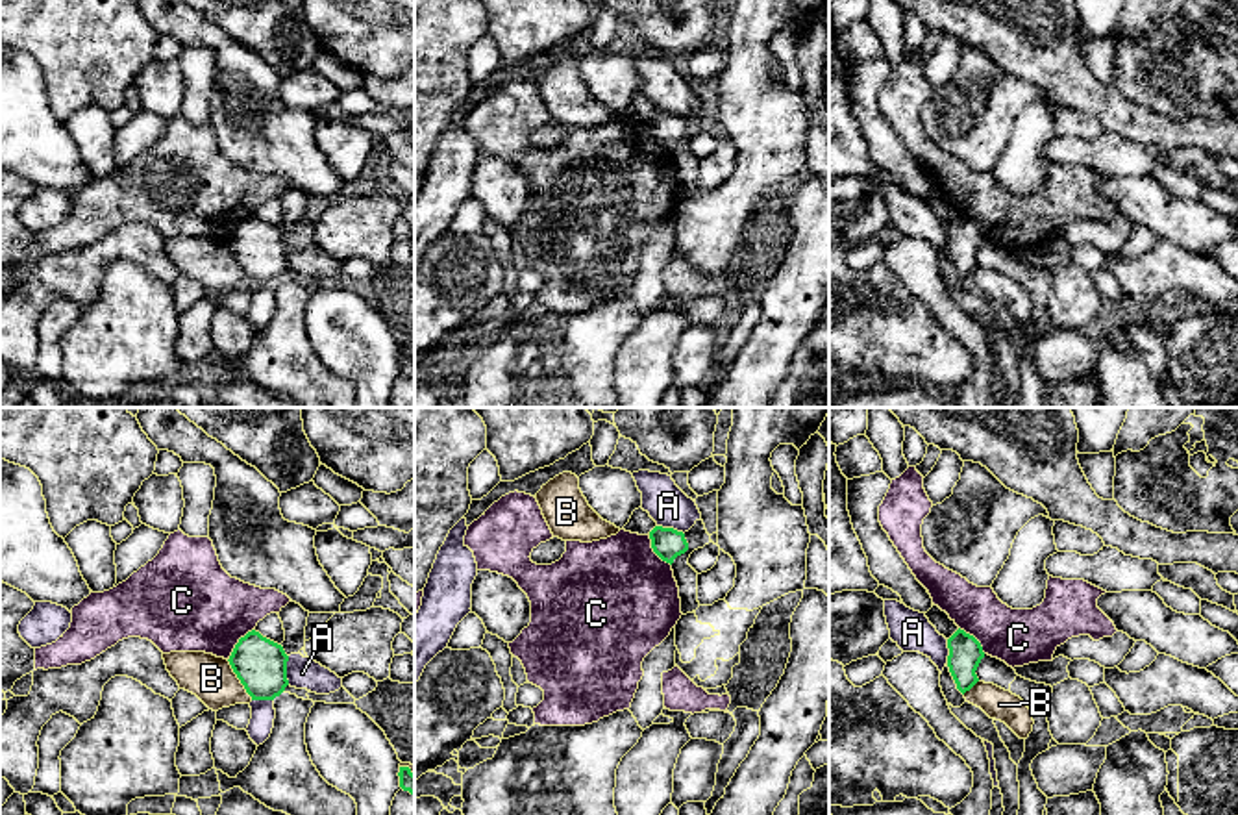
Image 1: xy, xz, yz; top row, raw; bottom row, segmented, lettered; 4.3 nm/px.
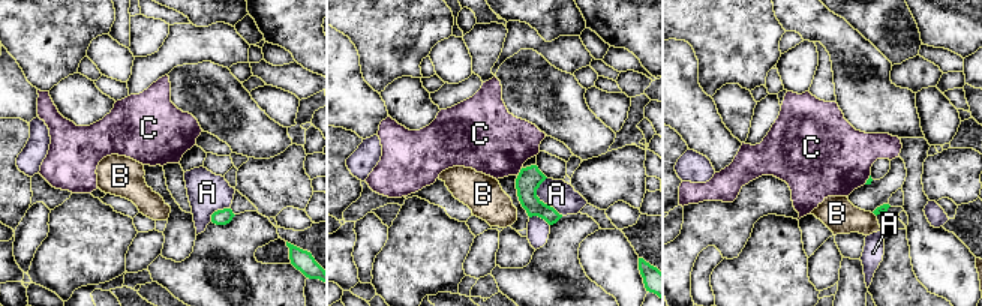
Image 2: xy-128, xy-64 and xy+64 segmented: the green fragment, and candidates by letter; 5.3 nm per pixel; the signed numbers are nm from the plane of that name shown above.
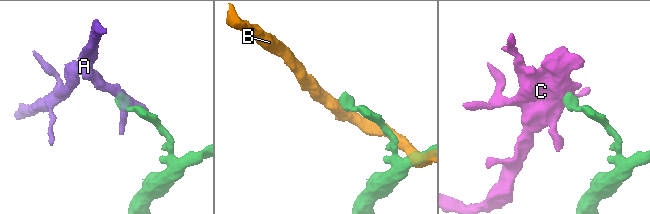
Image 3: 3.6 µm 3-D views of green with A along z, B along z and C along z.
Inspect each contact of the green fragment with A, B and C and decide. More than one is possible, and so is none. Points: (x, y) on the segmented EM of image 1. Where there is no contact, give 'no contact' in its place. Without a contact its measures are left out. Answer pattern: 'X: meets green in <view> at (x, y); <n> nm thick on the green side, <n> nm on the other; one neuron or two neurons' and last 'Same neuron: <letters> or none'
A: meets green in xy at (285, 671); 220 nm thick on the green side, 140 nm on the other; two neurons
B: meets green in xy at (239, 678); 220 nm thick on the green side, 200 nm on the other; two neurons
C: meets green in xy at (237, 643); 220 nm thick on the green side, 400 nm on the other; two neurons
Same neuron: none

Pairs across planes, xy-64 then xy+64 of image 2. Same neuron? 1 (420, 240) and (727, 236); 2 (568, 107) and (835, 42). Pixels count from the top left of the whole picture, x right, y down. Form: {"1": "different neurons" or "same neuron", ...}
{"1": "different neurons", "2": "same neuron"}

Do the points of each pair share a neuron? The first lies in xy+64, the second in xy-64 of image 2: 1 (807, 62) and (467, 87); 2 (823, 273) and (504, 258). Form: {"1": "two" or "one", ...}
{"1": "two", "2": "two"}

